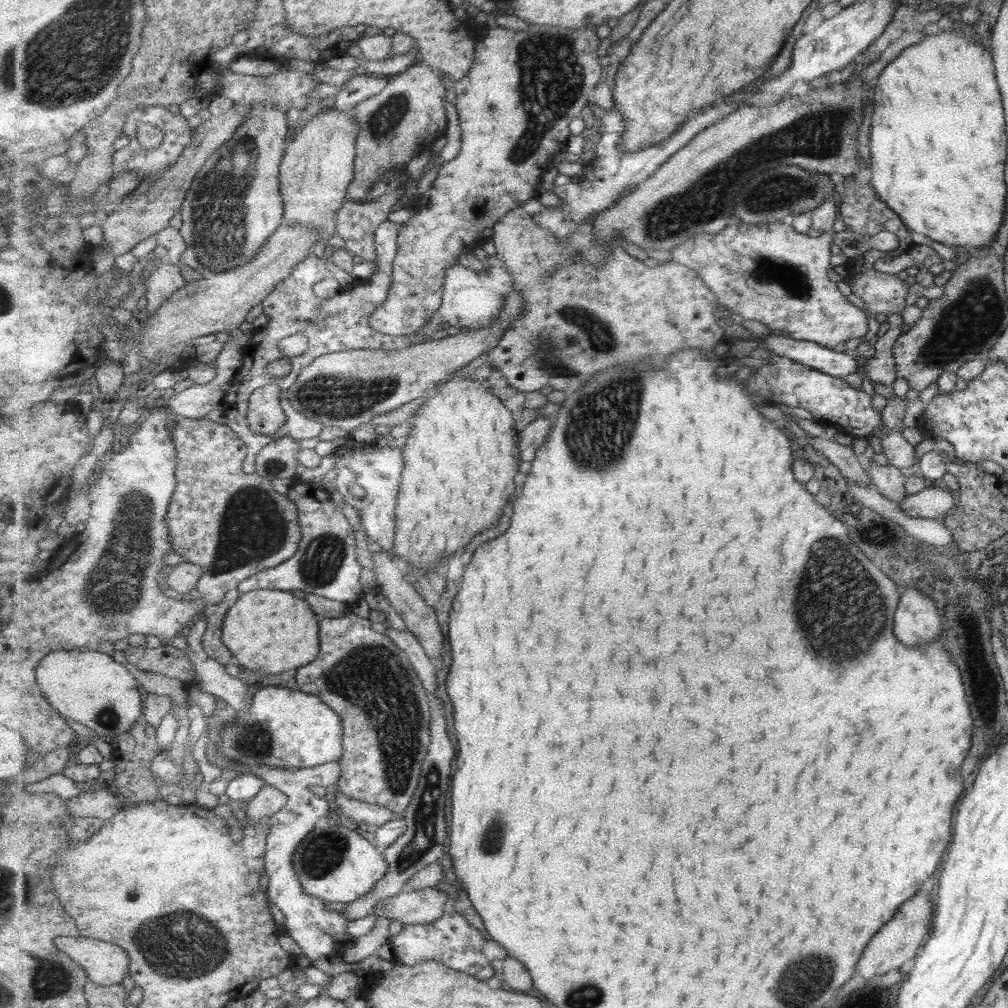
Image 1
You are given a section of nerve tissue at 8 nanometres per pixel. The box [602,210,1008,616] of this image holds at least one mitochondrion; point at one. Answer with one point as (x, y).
(971, 320)

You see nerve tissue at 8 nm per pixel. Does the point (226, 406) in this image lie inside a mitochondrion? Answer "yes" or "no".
no

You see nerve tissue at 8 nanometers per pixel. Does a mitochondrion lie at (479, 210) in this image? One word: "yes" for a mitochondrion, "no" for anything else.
no

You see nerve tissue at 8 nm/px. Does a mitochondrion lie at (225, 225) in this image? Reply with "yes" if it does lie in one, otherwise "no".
yes

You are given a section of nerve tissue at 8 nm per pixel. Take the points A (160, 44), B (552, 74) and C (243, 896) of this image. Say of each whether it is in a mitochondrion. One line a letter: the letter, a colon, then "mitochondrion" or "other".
A: other
B: mitochondrion
C: other

